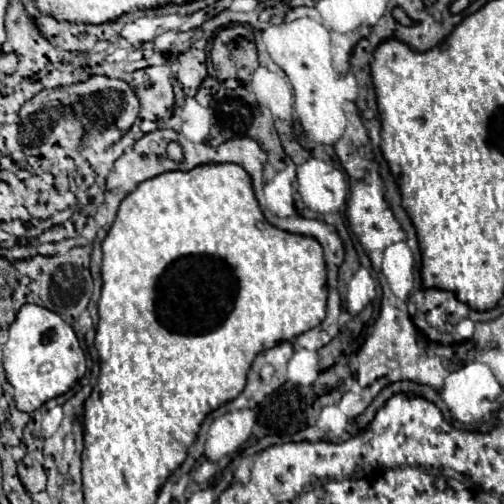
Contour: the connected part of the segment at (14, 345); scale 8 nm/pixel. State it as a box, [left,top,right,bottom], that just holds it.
[3,304,85,412]

